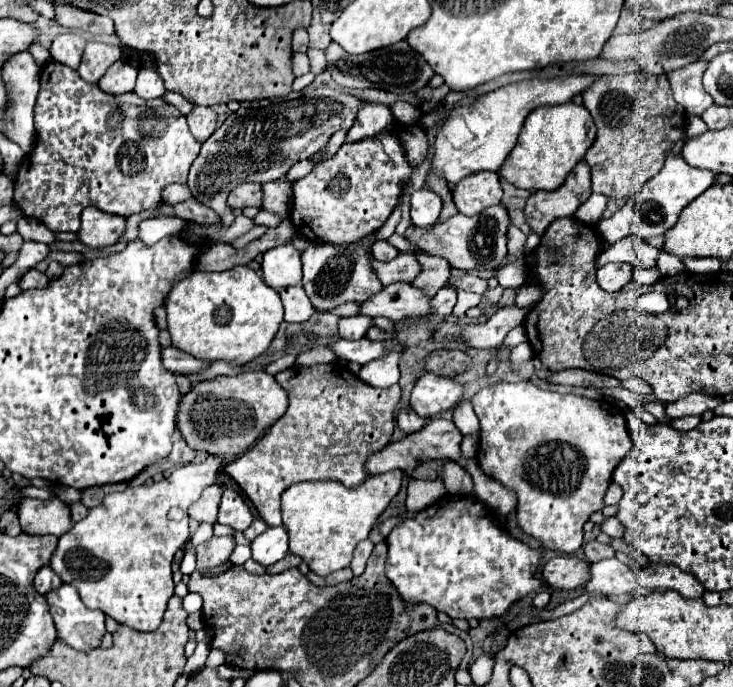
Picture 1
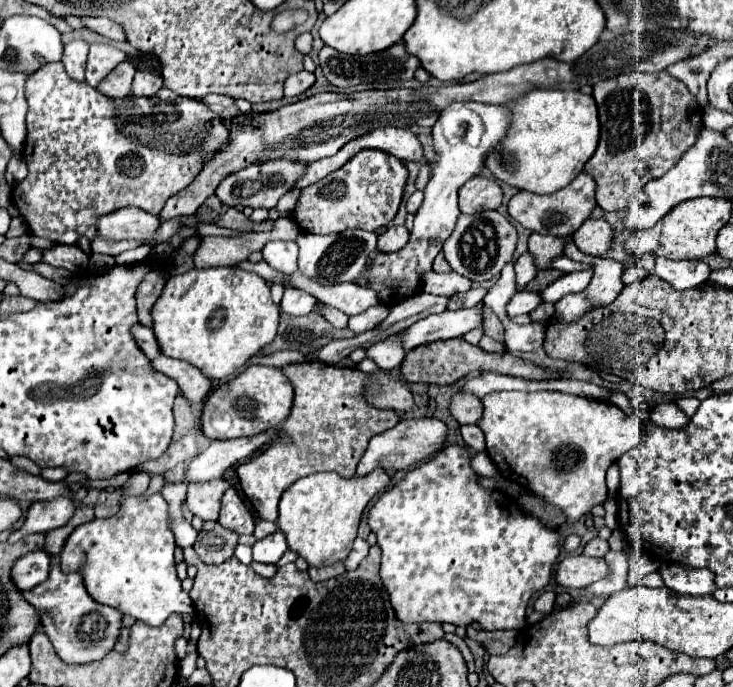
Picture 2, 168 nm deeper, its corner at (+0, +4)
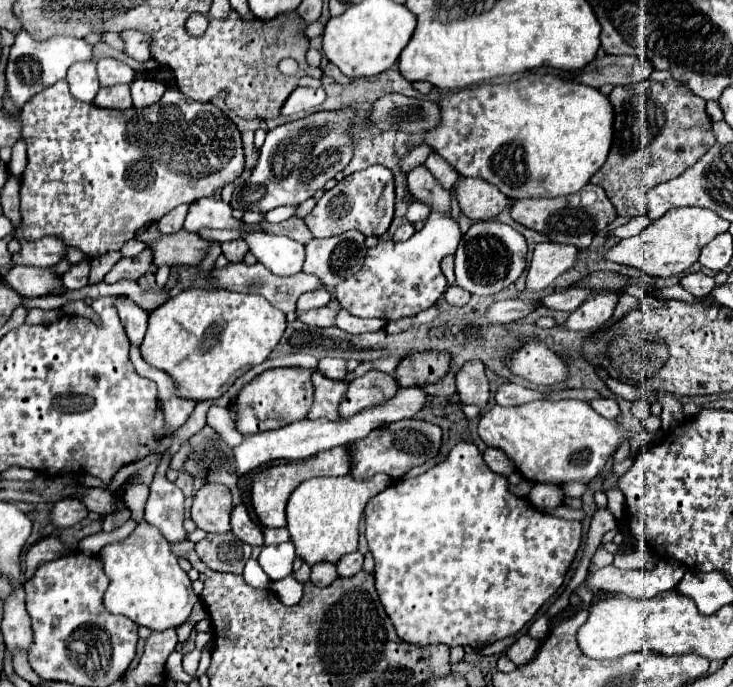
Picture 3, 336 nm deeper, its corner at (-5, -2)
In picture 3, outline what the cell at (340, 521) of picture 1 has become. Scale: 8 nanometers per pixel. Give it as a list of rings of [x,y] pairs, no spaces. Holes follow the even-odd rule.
[[[376,473],[370,481],[356,481],[354,477],[314,477],[304,483],[290,495],[286,505],[286,529],[296,547],[296,555],[308,563],[316,565],[322,561],[338,563],[346,553],[358,549],[358,525],[364,517],[366,503],[384,491],[392,479],[384,473]]]

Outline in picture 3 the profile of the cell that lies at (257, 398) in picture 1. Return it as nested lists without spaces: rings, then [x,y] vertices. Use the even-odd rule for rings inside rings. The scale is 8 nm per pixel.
[[[288,367],[288,369],[268,369],[254,377],[236,397],[236,411],[234,411],[234,425],[242,435],[252,435],[258,431],[270,431],[294,421],[306,419],[312,407],[312,381],[310,369]]]

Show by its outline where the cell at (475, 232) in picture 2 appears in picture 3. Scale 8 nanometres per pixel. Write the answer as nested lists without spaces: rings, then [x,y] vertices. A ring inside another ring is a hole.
[[[478,221],[464,233],[454,253],[456,285],[478,297],[494,295],[522,275],[526,267],[526,251],[526,239],[510,225],[500,221]]]

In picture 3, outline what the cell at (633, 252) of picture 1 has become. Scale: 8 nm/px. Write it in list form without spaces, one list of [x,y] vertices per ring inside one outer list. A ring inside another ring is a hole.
[[[696,271],[696,273],[686,273],[686,275],[680,279],[680,285],[682,285],[686,291],[690,291],[692,295],[696,295],[696,297],[704,297],[704,295],[708,295],[708,293],[712,291],[712,287],[716,287],[714,279],[708,277],[708,275],[704,275],[704,273],[700,273],[700,271]]]

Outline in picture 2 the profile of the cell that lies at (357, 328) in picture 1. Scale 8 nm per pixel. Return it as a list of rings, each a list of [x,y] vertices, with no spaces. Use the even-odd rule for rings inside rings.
[[[317,303],[317,307],[315,307],[315,311],[319,311],[319,315],[323,315],[333,327],[337,327],[337,329],[343,329],[343,327],[347,327],[347,321],[349,321],[349,315],[345,315],[343,311],[337,311],[337,309],[331,309],[331,307],[327,307],[327,305],[321,305],[321,303]]]

